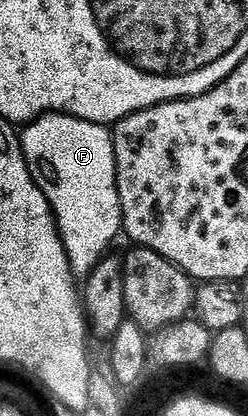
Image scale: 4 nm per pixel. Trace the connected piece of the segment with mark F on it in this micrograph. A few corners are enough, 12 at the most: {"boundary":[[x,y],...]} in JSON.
{"boundary":[[45,113],[30,175],[86,279],[124,223],[109,126]]}

